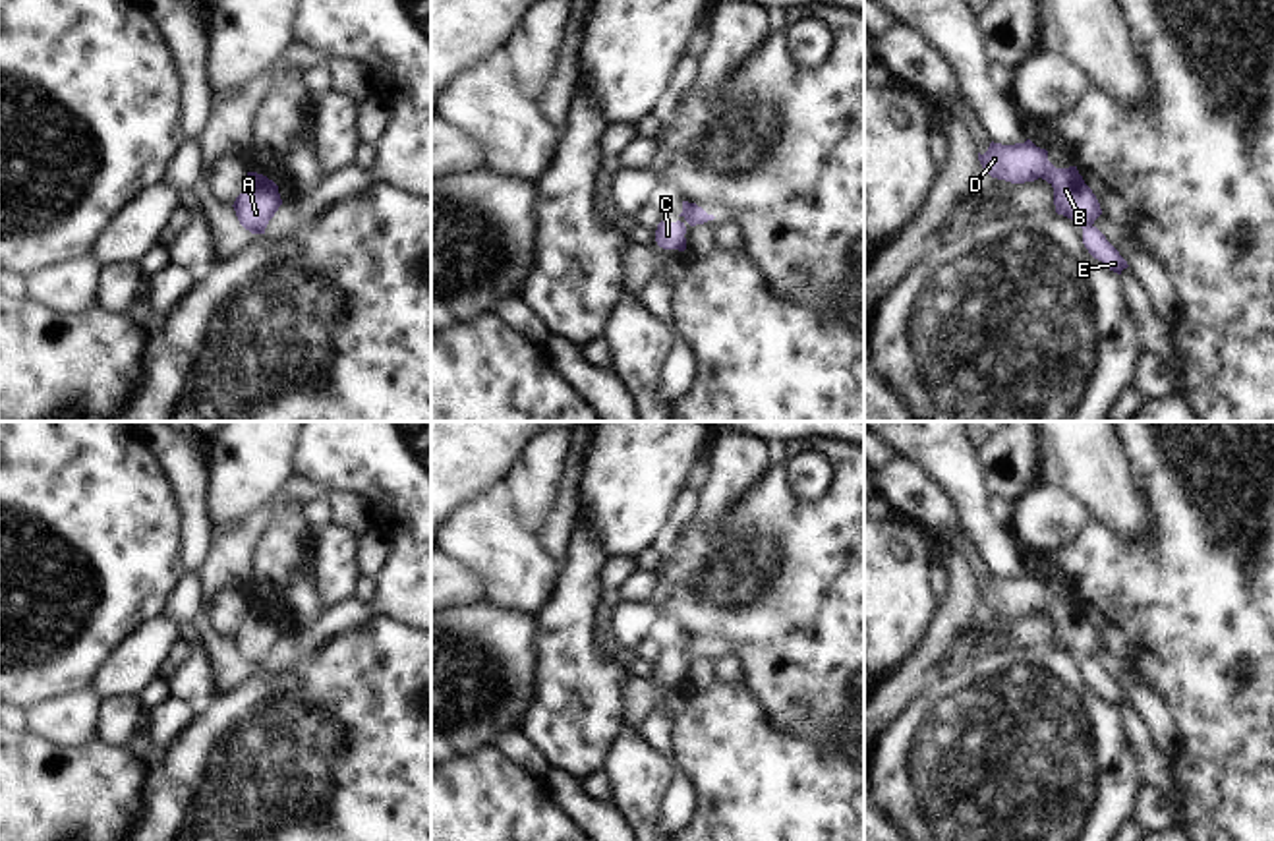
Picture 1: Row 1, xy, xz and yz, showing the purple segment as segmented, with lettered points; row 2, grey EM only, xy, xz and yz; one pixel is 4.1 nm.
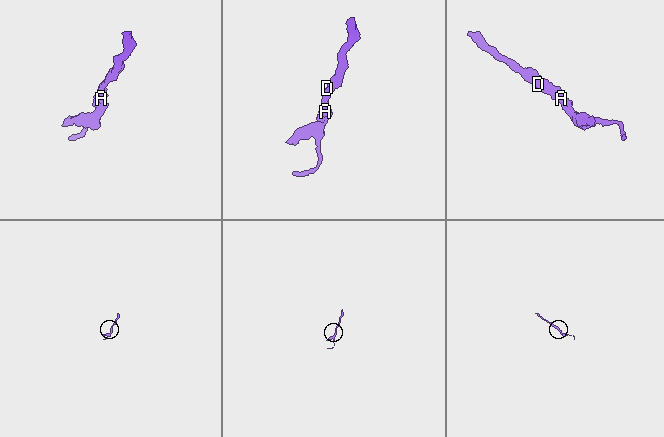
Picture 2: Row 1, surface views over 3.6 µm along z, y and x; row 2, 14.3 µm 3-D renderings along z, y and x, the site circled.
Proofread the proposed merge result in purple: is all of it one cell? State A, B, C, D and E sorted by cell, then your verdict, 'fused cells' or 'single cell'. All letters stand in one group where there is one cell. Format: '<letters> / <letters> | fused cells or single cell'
A B C D / E | fused cells

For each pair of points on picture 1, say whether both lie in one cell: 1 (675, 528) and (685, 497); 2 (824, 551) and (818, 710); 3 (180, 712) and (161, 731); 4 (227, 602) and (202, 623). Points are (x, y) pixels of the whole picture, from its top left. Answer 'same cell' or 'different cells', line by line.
1: same cell
2: same cell
3: same cell
4: different cells

